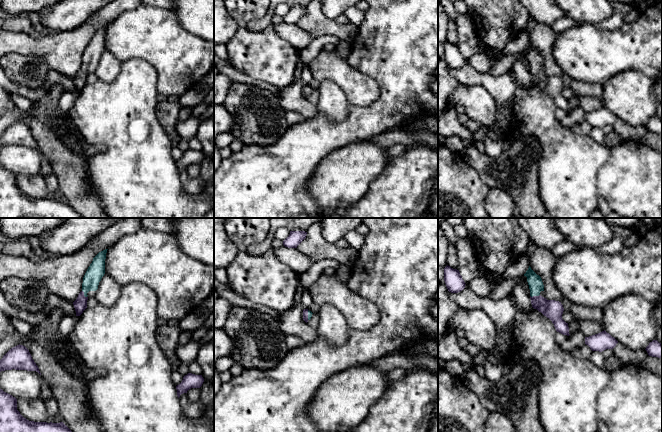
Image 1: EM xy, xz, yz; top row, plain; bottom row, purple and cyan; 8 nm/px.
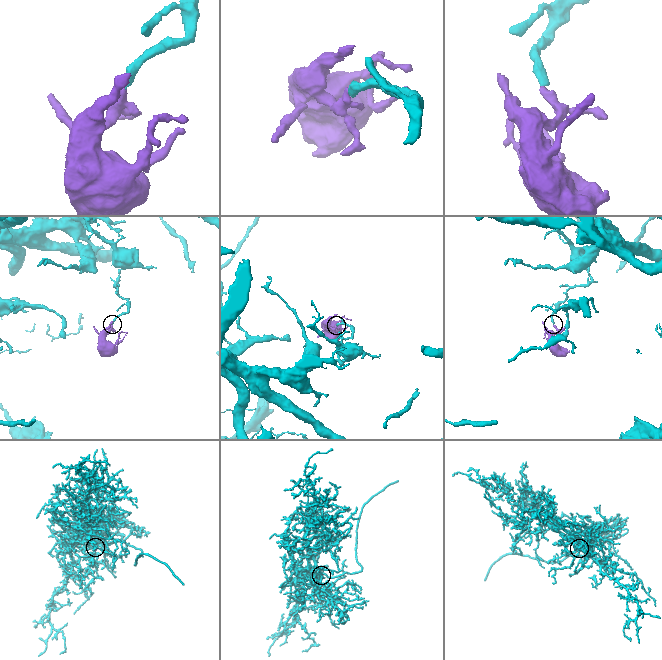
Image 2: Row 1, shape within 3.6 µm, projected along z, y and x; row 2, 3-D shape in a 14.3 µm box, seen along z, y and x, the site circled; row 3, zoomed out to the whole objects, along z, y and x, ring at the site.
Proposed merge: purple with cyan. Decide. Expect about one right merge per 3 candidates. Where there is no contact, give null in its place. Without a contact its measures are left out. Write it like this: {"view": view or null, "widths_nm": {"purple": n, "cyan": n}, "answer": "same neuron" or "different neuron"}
{"view": "yz", "widths_nm": {"purple": 150, "cyan": 120}, "answer": "same neuron"}

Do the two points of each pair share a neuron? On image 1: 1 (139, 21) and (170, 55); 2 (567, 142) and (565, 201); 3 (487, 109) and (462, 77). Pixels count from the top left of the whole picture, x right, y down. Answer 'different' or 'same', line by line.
1: same
2: same
3: different

